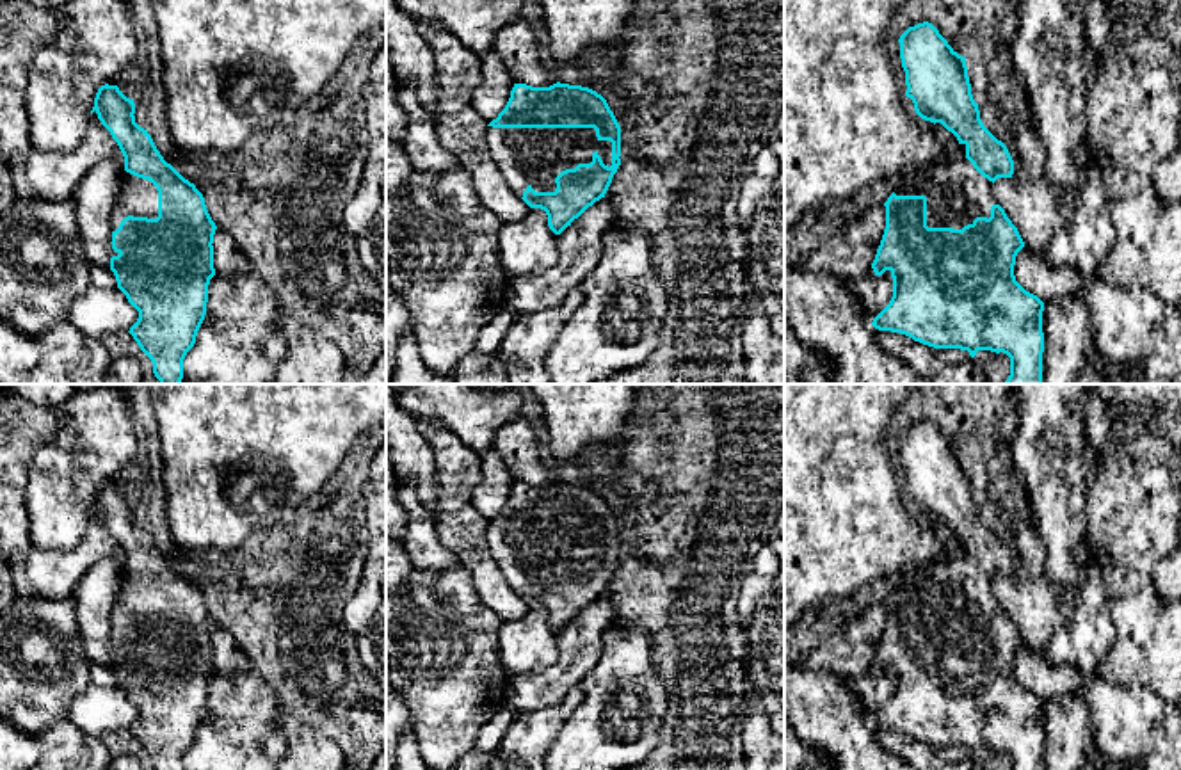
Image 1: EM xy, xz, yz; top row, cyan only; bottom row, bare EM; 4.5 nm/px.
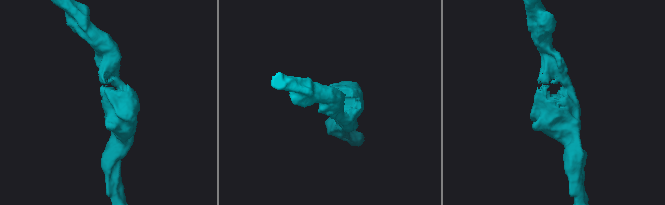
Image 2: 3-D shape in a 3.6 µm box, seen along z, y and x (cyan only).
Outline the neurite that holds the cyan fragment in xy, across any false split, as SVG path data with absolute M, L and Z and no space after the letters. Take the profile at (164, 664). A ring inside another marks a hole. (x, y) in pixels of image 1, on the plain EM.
M105 482L96 491L92 510L98 512L98 517L110 530L125 555L121 587L112 606L112 640L108 653L117 686L139 710L139 717L128 731L151 758L153 770L183 770L183 758L194 745L206 713L208 683L215 674L212 642L217 624L206 608L203 592L164 558L148 528L135 521L133 498L126 496L117 484Z

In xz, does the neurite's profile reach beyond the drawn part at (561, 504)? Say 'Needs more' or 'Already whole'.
Needs more

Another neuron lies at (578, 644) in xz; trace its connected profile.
M601 596L557 633L557 662L537 674L510 676L502 706L512 713L558 706L580 686L603 651L603 633L614 624L614 606Z

